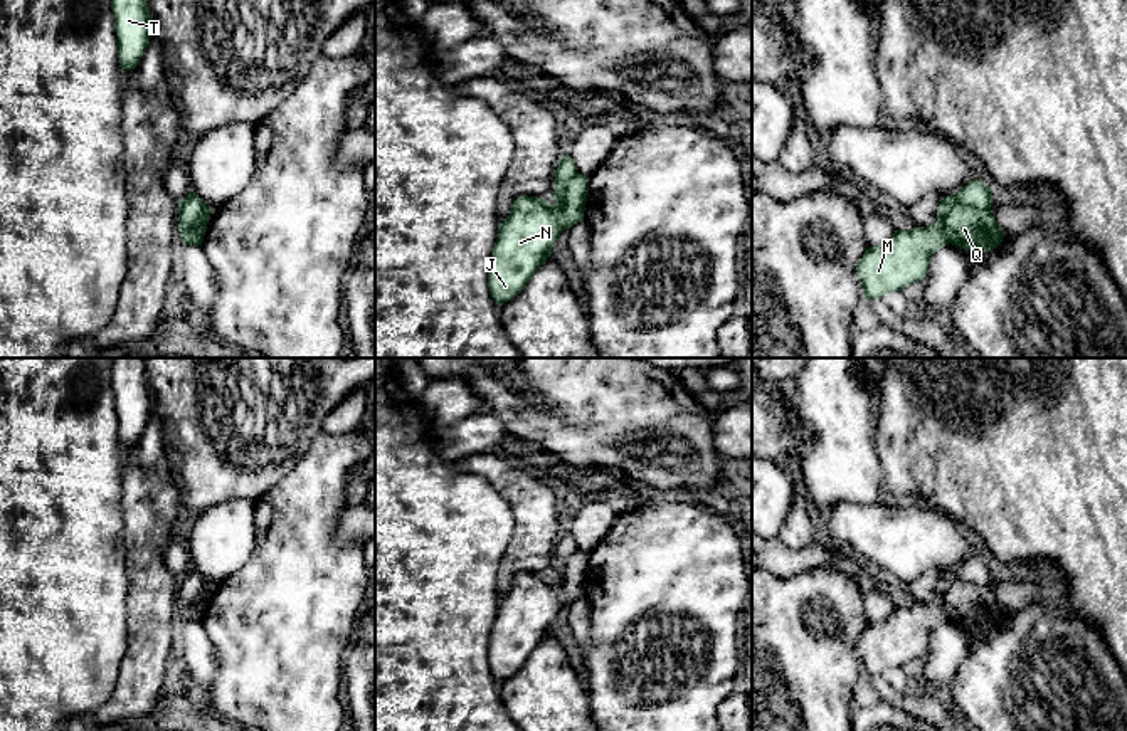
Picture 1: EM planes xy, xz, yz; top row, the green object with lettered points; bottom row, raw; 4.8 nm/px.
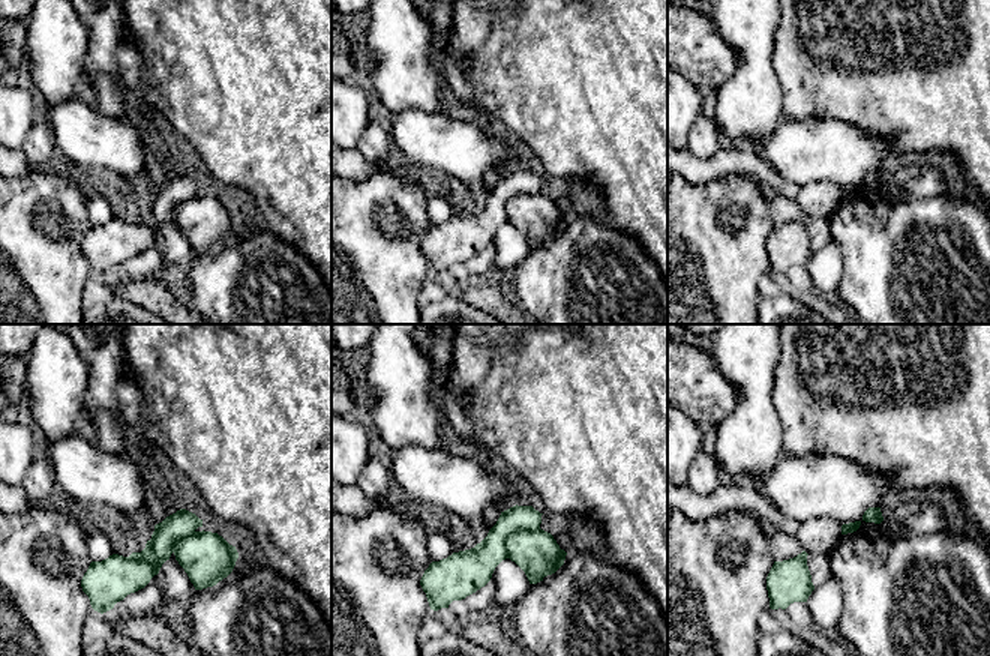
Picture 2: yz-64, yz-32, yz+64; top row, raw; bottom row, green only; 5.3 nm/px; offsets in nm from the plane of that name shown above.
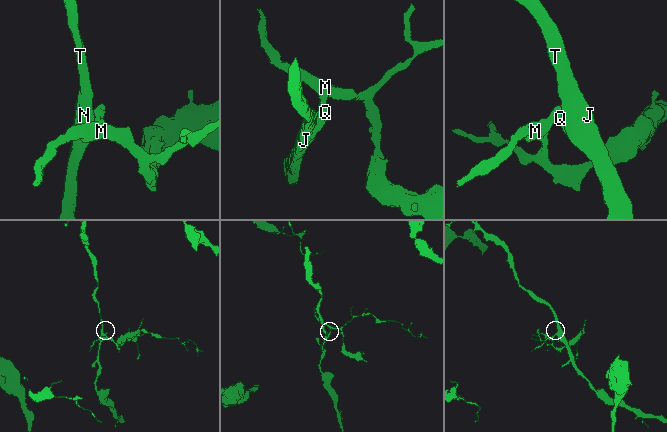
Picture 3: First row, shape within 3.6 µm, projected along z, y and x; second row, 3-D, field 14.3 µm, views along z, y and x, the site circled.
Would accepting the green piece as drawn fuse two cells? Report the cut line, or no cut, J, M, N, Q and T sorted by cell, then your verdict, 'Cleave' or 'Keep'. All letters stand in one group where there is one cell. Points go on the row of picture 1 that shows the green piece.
Split along yz (989, 209), (954, 205), (944, 220), (947, 241). Groups: J N Q T / M. Cleave

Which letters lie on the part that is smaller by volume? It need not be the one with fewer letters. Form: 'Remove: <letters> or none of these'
Remove: M

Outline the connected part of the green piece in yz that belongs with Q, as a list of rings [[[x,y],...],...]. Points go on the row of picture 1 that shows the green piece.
[[[952,205],[944,220],[949,242],[959,249],[972,250],[982,247],[994,250],[1004,239],[992,210],[979,210],[966,205]]]

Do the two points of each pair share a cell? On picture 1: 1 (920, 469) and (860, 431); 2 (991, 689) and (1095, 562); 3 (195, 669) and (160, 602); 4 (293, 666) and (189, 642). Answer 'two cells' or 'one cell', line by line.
1: two cells
2: two cells
3: two cells
4: two cells

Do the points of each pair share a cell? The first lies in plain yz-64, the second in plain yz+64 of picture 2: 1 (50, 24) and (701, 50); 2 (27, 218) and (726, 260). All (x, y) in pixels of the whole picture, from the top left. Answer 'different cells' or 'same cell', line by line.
1: different cells
2: same cell

